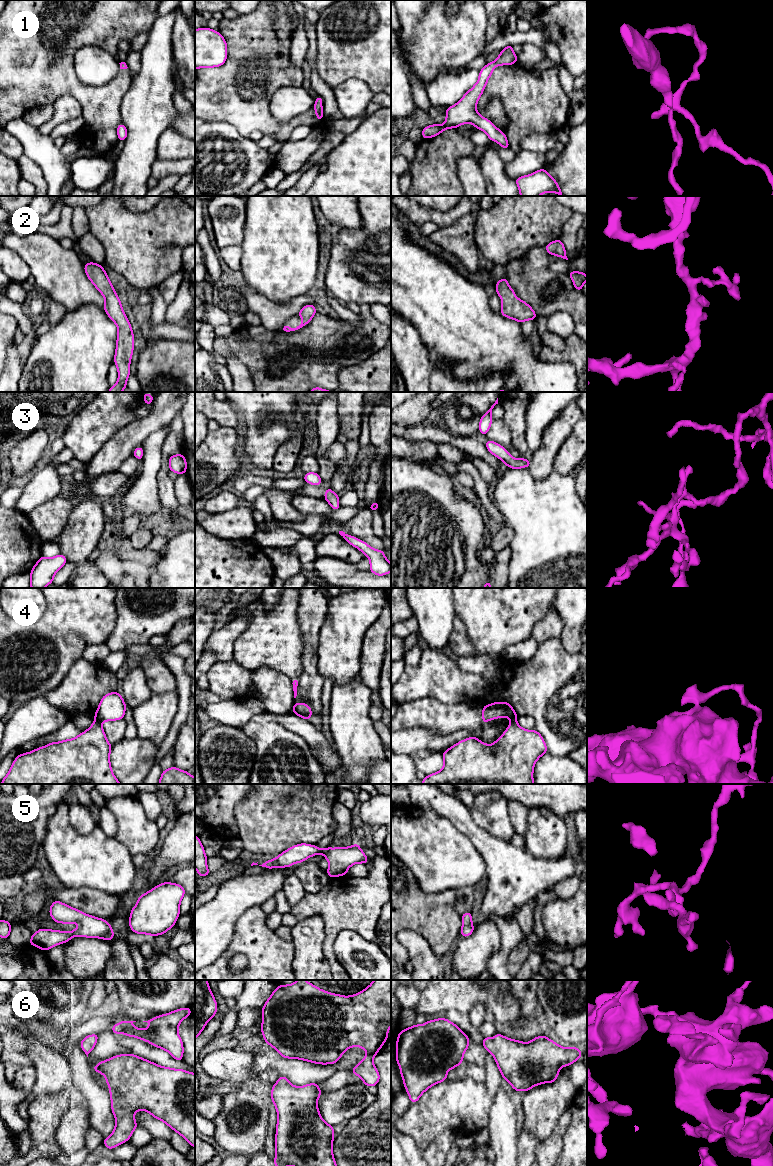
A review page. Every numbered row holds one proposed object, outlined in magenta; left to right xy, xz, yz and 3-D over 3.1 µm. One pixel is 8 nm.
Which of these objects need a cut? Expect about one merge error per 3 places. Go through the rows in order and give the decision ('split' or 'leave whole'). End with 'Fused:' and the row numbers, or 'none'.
1: leave whole
2: leave whole
3: leave whole
4: split
5: leave whole
6: leave whole
Fused: 4

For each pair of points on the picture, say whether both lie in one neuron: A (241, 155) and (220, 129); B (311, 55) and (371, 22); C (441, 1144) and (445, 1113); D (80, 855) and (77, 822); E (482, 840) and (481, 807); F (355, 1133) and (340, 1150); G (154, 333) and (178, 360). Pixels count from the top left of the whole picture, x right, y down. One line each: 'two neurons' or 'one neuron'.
A: one neuron
B: two neurons
C: two neurons
D: two neurons
E: two neurons
F: one neuron
G: two neurons

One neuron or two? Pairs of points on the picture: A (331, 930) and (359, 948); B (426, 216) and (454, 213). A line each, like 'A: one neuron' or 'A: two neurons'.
A: two neurons
B: one neuron

